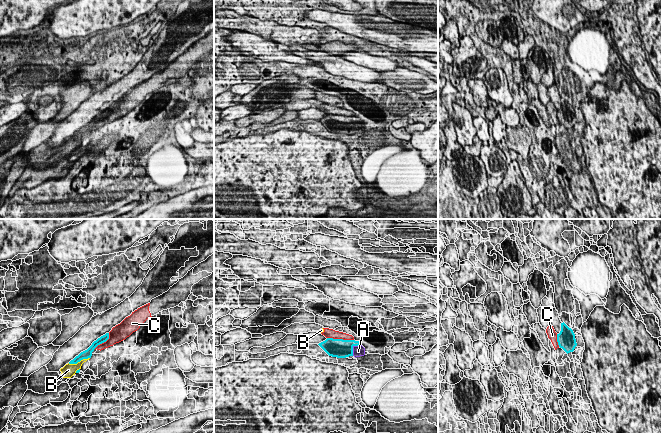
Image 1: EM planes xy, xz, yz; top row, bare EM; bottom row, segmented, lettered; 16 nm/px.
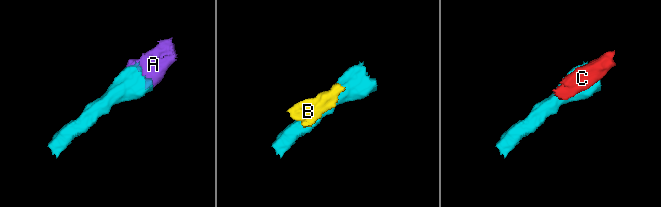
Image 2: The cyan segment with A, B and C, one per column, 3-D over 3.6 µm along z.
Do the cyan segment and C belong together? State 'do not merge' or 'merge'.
do not merge

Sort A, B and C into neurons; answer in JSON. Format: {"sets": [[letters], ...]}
{"sets": [["A"], ["B", "C"]]}

